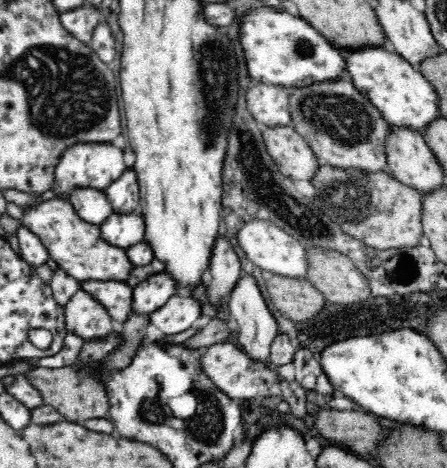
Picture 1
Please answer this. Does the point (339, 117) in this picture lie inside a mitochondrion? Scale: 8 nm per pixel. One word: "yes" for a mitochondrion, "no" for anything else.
yes

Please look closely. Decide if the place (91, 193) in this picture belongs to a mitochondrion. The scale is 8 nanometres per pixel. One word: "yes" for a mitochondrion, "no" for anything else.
no

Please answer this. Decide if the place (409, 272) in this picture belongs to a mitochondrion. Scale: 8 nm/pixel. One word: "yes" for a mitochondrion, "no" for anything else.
yes

